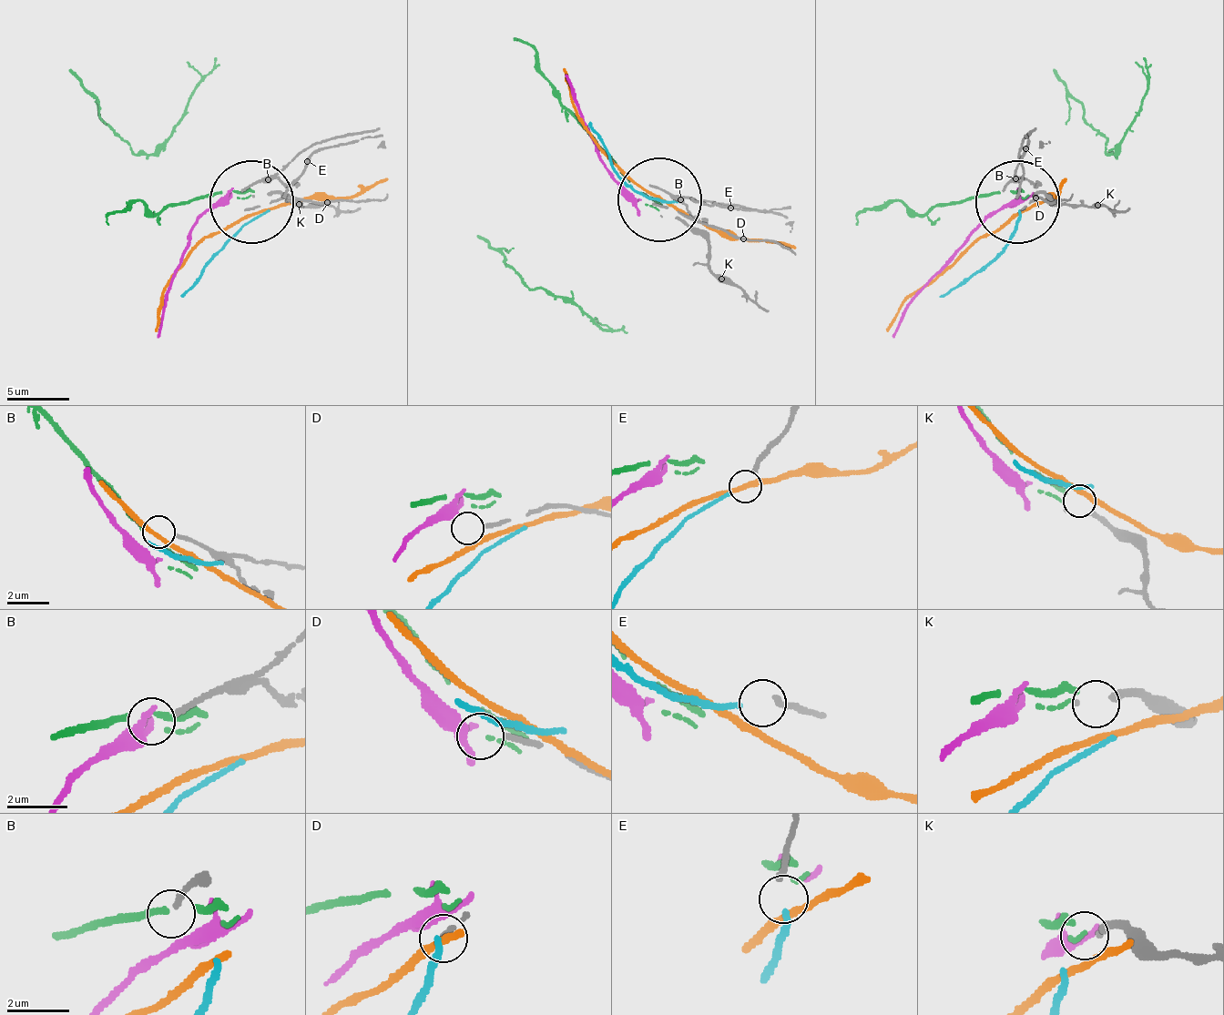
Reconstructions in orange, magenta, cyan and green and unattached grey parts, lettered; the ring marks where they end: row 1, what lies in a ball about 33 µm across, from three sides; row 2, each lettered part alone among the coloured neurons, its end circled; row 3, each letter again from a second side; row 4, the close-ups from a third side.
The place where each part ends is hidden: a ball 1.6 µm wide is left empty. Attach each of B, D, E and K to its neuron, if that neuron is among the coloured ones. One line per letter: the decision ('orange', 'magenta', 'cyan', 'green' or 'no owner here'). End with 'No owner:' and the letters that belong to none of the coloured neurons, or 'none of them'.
B: no owner here
D: no owner here
E: cyan
K: green
No owner: B, D

